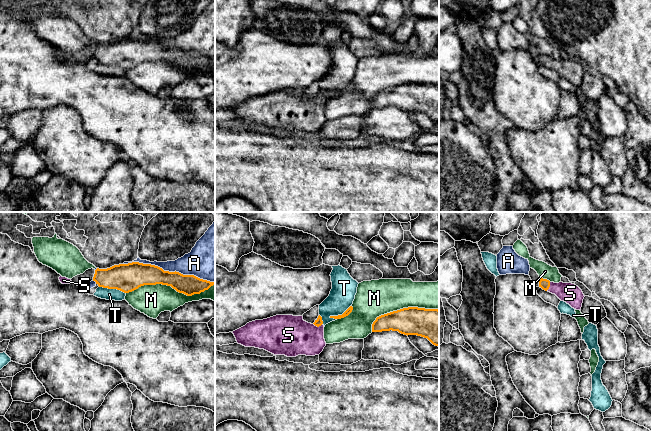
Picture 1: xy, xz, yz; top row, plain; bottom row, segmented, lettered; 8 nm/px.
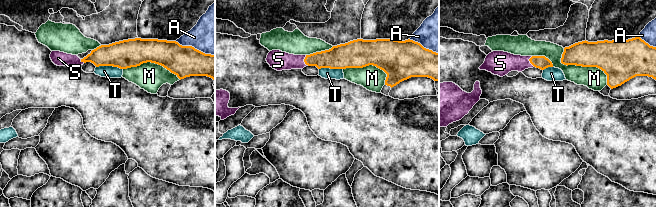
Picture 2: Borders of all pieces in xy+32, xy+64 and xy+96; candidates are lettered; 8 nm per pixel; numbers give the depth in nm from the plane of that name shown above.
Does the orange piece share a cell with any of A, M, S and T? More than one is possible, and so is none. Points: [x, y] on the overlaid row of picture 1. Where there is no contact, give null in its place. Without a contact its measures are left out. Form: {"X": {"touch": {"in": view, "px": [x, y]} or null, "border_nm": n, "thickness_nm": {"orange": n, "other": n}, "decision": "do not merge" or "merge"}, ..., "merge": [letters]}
{"A": {"touch": {"in": "xy", "px": [168, 271]}, "border_nm": 750, "thickness_nm": {"orange": 190, "other": 200}, "decision": "do not merge"}, "M": {"touch": {"in": "xy", "px": [170, 285]}, "border_nm": 700, "thickness_nm": {"orange": 180, "other": 240}, "decision": "do not merge"}, "S": {"touch": {"in": "xz", "px": [318, 326]}, "border_nm": 80, "thickness_nm": {"orange": 60, "other": 320}, "decision": "merge"}, "T": {"touch": {"in": "xz", "px": [340, 315]}, "border_nm": 200, "thickness_nm": {"orange": 50, "other": 200}, "decision": "do not merge"}, "merge": ["S"]}

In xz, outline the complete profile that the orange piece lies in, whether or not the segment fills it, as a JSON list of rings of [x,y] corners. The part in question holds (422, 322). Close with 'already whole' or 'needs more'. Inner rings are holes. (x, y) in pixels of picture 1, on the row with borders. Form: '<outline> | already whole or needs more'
[[[408,307],[393,311],[376,318],[372,324],[372,332],[398,331],[404,335],[417,335],[427,338],[433,345],[439,347],[439,310]]] | already whole

